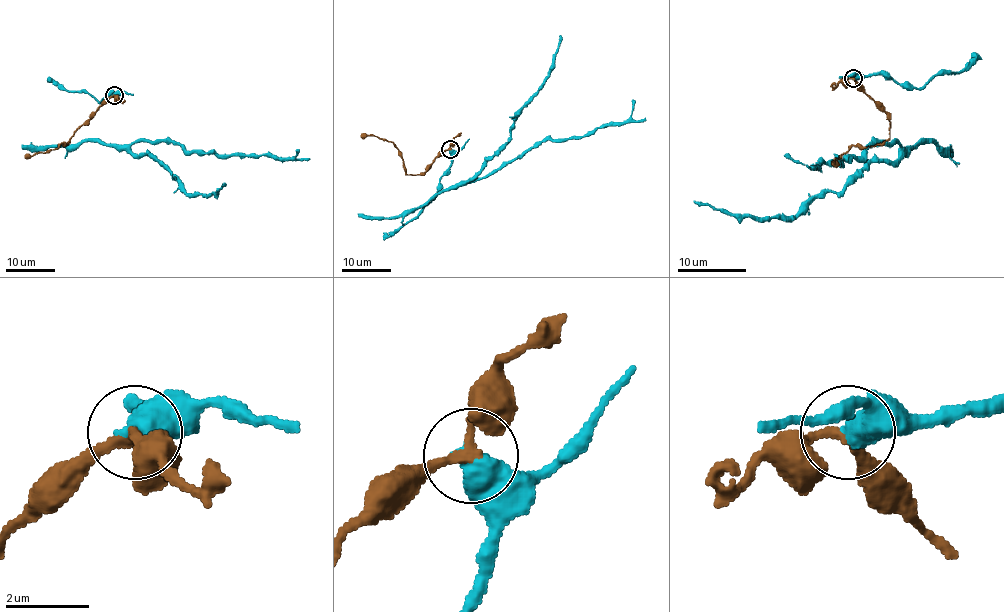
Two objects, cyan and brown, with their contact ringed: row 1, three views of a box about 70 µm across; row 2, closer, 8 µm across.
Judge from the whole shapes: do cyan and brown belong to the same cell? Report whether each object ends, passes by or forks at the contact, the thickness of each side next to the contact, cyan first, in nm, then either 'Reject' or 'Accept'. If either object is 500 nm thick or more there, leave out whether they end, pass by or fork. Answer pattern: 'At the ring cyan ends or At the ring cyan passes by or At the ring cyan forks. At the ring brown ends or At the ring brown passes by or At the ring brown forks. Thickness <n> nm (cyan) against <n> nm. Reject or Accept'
Thickness 650 nm (cyan) against 240 nm. Reject

